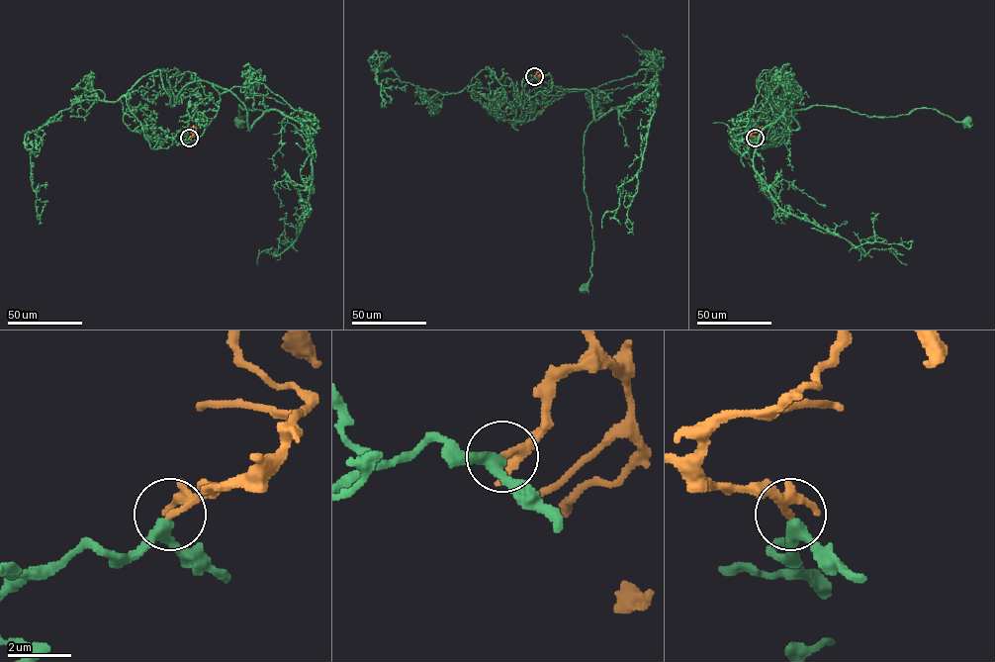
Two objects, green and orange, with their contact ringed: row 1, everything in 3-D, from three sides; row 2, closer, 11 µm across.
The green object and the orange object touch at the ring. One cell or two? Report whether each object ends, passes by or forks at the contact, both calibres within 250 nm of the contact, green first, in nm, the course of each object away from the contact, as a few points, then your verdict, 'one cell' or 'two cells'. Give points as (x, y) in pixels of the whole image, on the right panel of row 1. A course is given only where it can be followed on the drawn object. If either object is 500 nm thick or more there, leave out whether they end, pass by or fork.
green passes by | orange forks | 320/160 nm | green via (755, 138), (775, 142), (765, 84), (792, 130), (791, 110), (812, 105), (869, 117), (930, 108), (966, 122) | orange via (755, 138), (751, 135), (762, 126) | one cell

